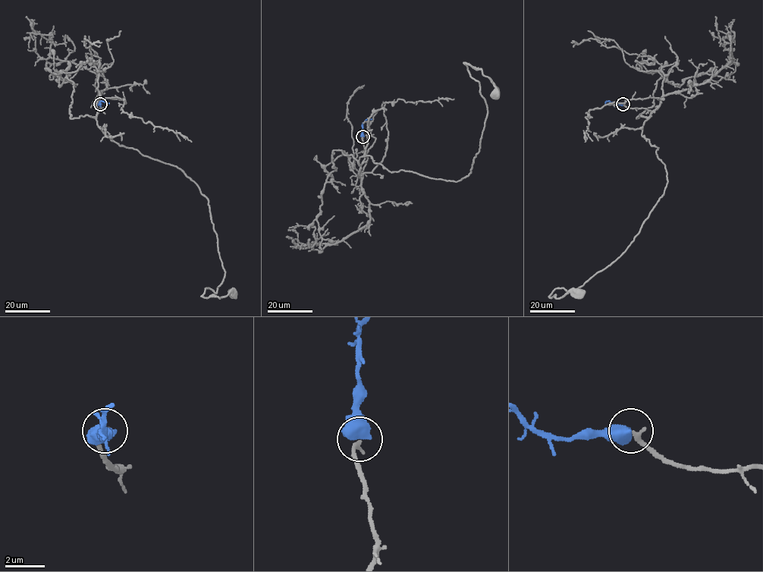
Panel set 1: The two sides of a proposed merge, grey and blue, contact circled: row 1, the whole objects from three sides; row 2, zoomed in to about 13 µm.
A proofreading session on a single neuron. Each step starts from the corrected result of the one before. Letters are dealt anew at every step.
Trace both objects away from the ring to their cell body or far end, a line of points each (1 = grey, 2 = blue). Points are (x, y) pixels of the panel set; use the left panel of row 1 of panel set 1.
1: (100, 103), (106, 135), (176, 165), (208, 199), (224, 277), (203, 296), (236, 293)
2: (100, 103), (101, 101), (109, 103)

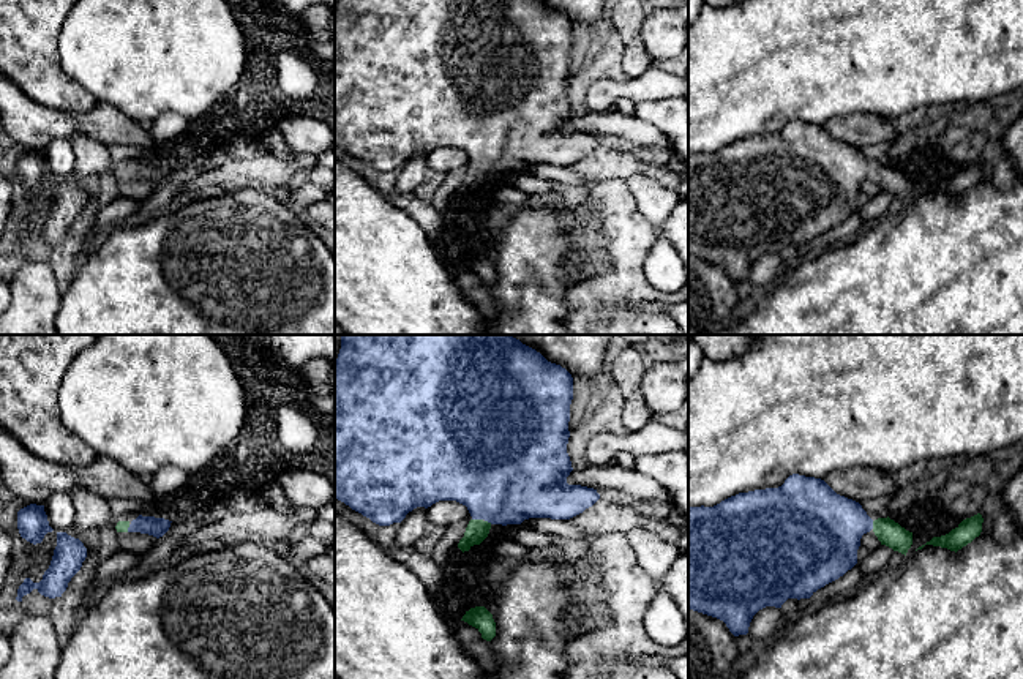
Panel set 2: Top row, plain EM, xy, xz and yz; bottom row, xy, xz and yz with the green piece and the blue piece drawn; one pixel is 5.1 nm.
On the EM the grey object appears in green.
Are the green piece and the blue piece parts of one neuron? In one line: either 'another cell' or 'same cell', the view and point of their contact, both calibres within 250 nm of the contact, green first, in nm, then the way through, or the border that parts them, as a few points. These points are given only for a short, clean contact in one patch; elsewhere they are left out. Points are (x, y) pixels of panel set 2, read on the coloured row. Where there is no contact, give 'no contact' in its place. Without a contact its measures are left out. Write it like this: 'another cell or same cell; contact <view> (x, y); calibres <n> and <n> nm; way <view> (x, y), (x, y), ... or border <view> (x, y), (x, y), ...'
same cell; contact xz (477, 520); calibres 110 and 460 nm; way xz (477, 531), (477, 520), (482, 504), (501, 477)

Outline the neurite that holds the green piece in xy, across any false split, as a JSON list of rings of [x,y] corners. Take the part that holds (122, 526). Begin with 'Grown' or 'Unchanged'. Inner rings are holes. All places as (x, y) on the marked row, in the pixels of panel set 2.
Grown. [[[139,515],[131,523],[118,521],[115,529],[117,529],[117,532],[141,532],[141,534],[148,534],[148,535],[159,538],[169,531],[170,523],[172,521],[164,520],[164,518]]]

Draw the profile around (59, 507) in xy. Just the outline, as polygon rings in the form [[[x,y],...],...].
[[[52,494],[44,504],[44,512],[47,515],[49,526],[55,532],[66,532],[74,526],[76,508],[69,494]]]

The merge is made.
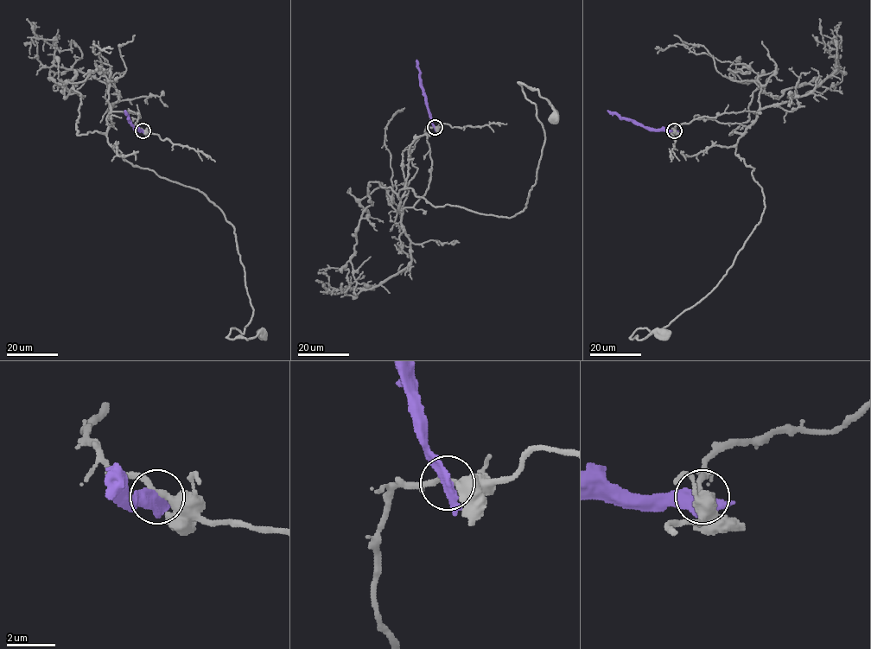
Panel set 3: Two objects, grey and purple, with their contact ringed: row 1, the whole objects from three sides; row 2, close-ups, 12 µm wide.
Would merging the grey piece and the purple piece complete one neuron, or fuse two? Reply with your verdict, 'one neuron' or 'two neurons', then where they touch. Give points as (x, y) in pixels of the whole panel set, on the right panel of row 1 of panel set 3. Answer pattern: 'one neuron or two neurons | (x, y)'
two neurons | (674, 130)

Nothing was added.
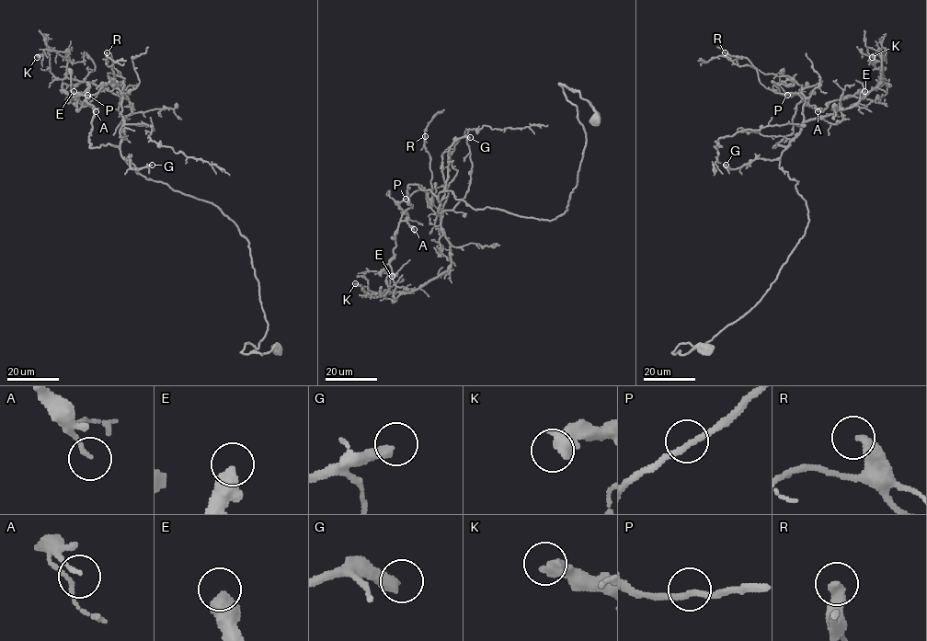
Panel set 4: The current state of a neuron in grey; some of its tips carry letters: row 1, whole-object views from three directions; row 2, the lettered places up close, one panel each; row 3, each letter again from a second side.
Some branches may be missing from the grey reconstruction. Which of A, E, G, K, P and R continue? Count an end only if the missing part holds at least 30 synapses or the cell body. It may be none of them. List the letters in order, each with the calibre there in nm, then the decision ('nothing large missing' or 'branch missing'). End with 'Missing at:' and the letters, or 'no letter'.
A: calibre 120 nm; nothing large missing
E: calibre 550 nm; nothing large missing
G: calibre 400 nm; branch missing
K: calibre 500 nm; nothing large missing
P: calibre 190 nm; nothing large missing
R: calibre 360 nm; nothing large missing
Missing at: G

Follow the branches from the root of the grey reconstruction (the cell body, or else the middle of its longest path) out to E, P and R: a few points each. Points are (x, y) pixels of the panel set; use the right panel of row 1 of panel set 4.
E: (799, 194), (798, 181), (779, 167), (785, 147), (772, 147), (794, 131), (795, 106), (823, 109), (864, 91)
P: (799, 194), (798, 181), (779, 167), (785, 147), (772, 147), (794, 131), (792, 119), (802, 96), (787, 95)
R: (799, 194), (798, 181), (779, 167), (779, 158), (803, 121), (802, 86), (788, 76), (735, 64), (725, 52)

